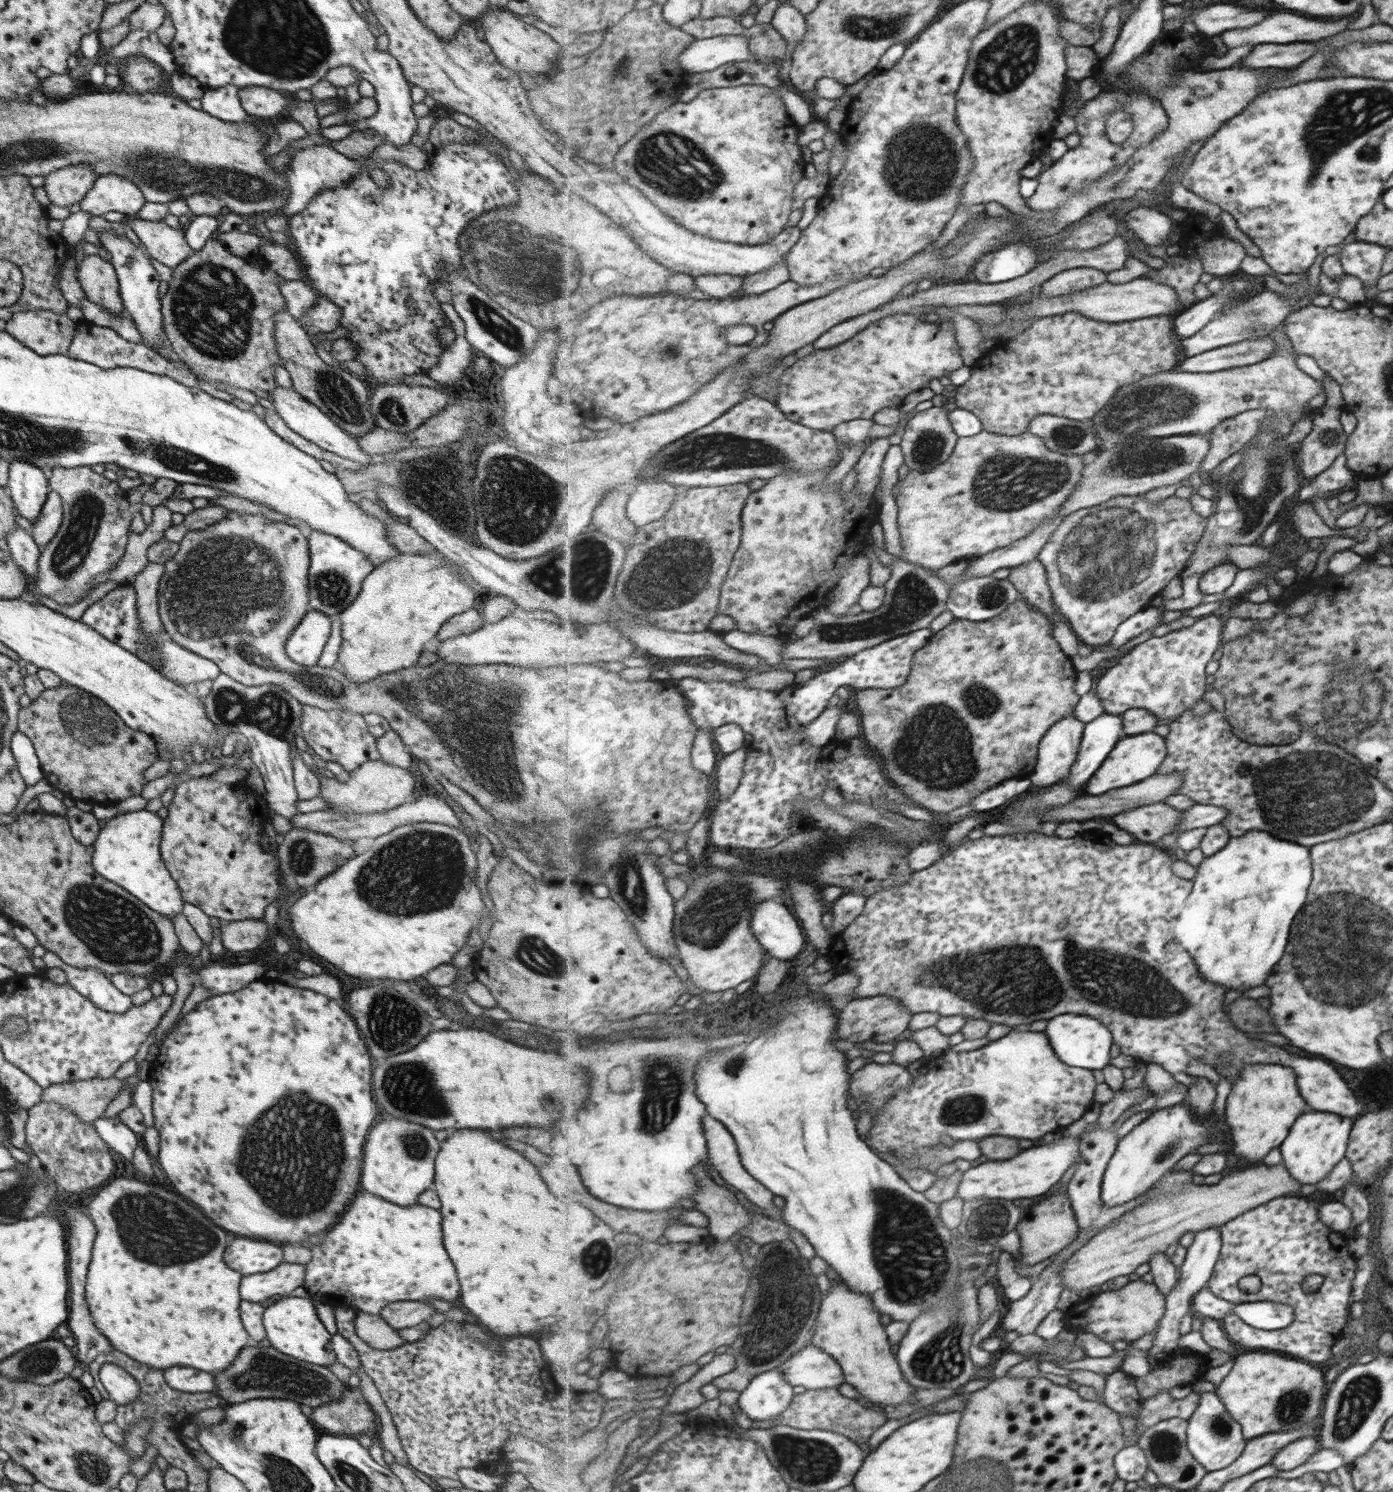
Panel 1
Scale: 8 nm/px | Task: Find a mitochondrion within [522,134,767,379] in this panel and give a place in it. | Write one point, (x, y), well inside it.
(668, 353)

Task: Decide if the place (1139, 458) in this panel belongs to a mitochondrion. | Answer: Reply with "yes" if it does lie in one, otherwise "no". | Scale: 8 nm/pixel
yes

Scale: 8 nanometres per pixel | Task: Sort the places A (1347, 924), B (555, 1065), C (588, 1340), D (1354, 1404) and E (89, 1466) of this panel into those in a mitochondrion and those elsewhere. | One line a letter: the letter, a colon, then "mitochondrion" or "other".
A: mitochondrion
B: other
C: other
D: mitochondrion
E: mitochondrion

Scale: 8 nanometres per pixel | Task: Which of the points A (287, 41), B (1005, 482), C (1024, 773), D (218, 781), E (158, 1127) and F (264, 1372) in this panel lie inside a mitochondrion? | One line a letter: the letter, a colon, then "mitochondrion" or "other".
A: mitochondrion
B: mitochondrion
C: other
D: other
E: other
F: mitochondrion

